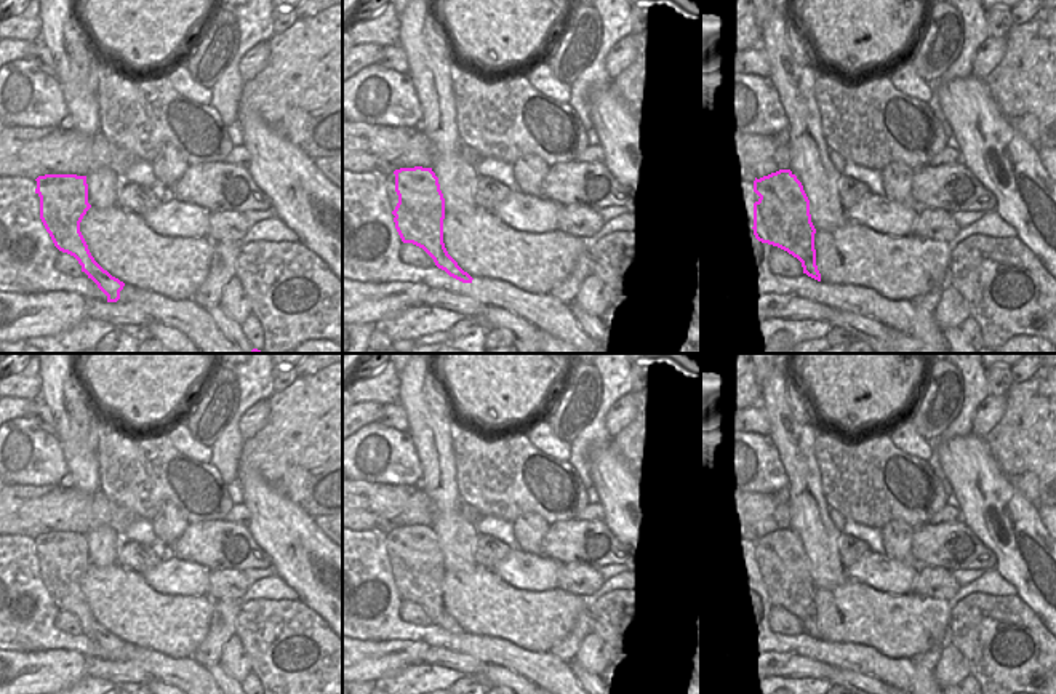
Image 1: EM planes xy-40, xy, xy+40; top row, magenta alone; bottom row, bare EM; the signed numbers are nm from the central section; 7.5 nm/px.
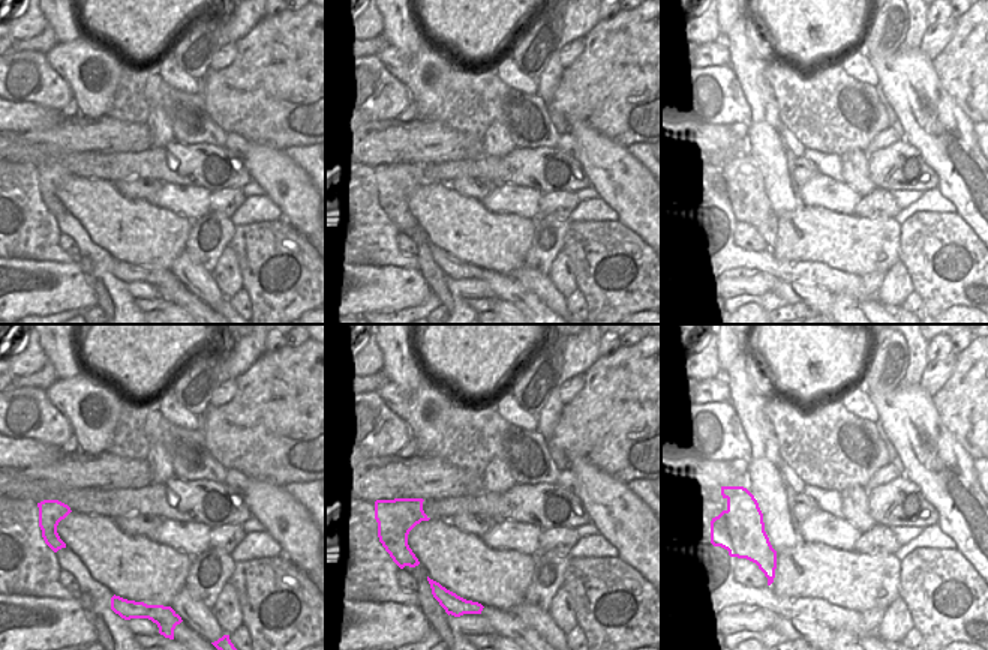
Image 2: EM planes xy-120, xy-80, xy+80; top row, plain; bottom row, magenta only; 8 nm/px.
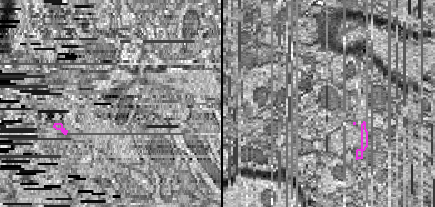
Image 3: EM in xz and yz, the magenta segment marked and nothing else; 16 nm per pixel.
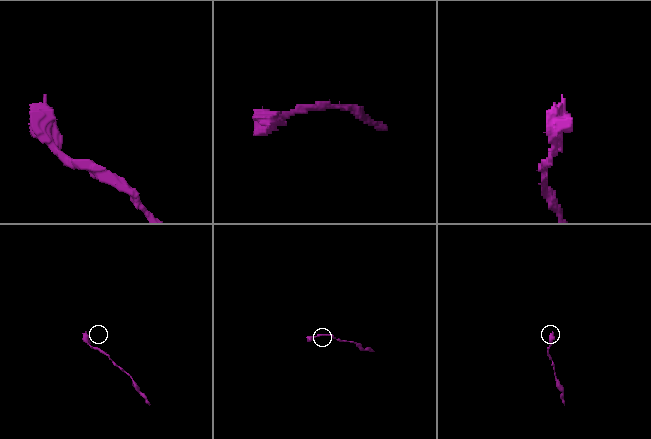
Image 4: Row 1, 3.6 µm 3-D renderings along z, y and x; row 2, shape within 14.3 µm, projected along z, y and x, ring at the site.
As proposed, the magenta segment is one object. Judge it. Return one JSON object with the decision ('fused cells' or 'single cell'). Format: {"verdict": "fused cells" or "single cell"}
{"verdict": "fused cells"}

